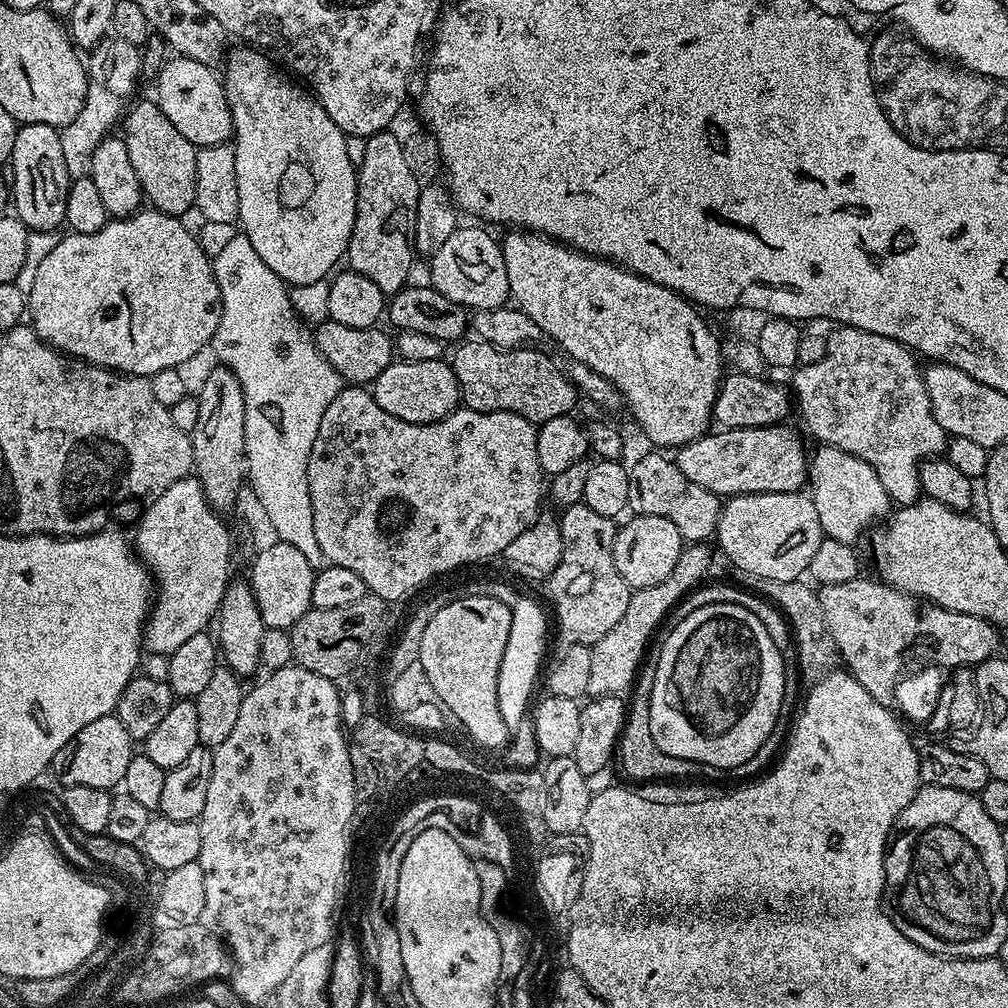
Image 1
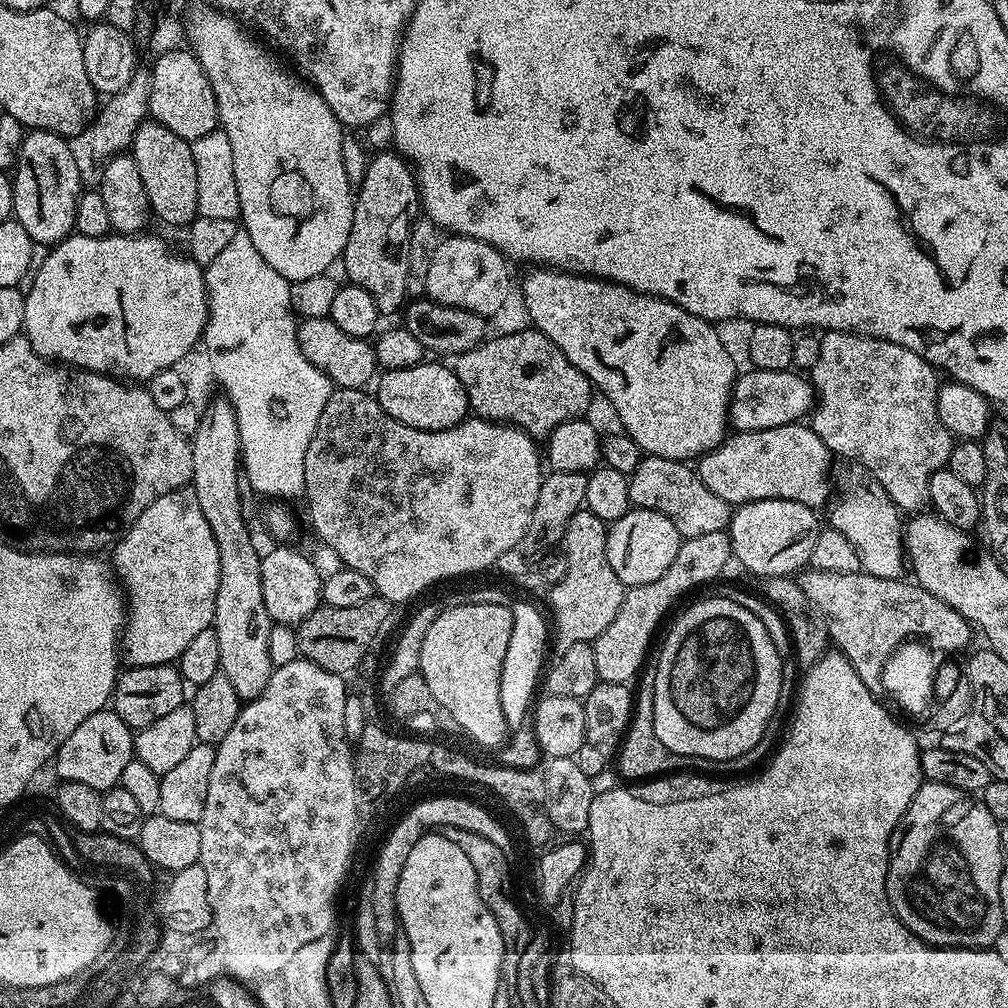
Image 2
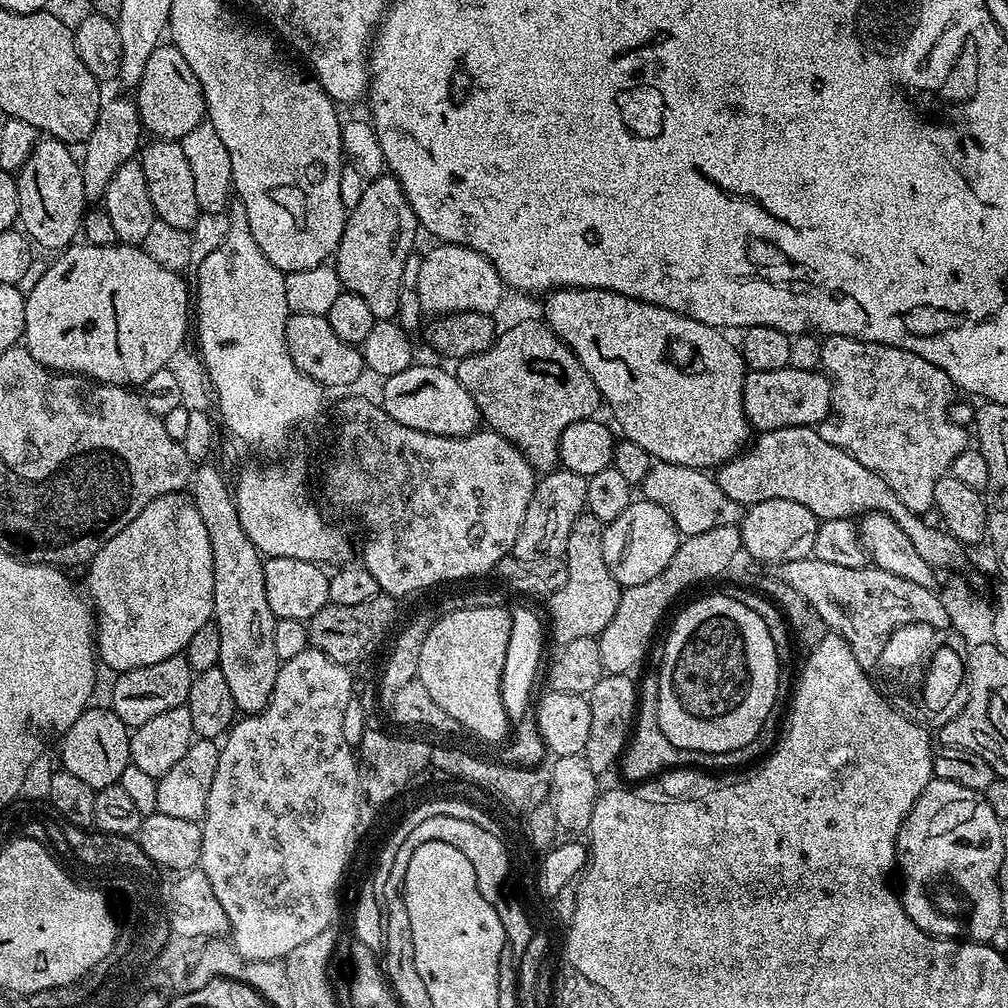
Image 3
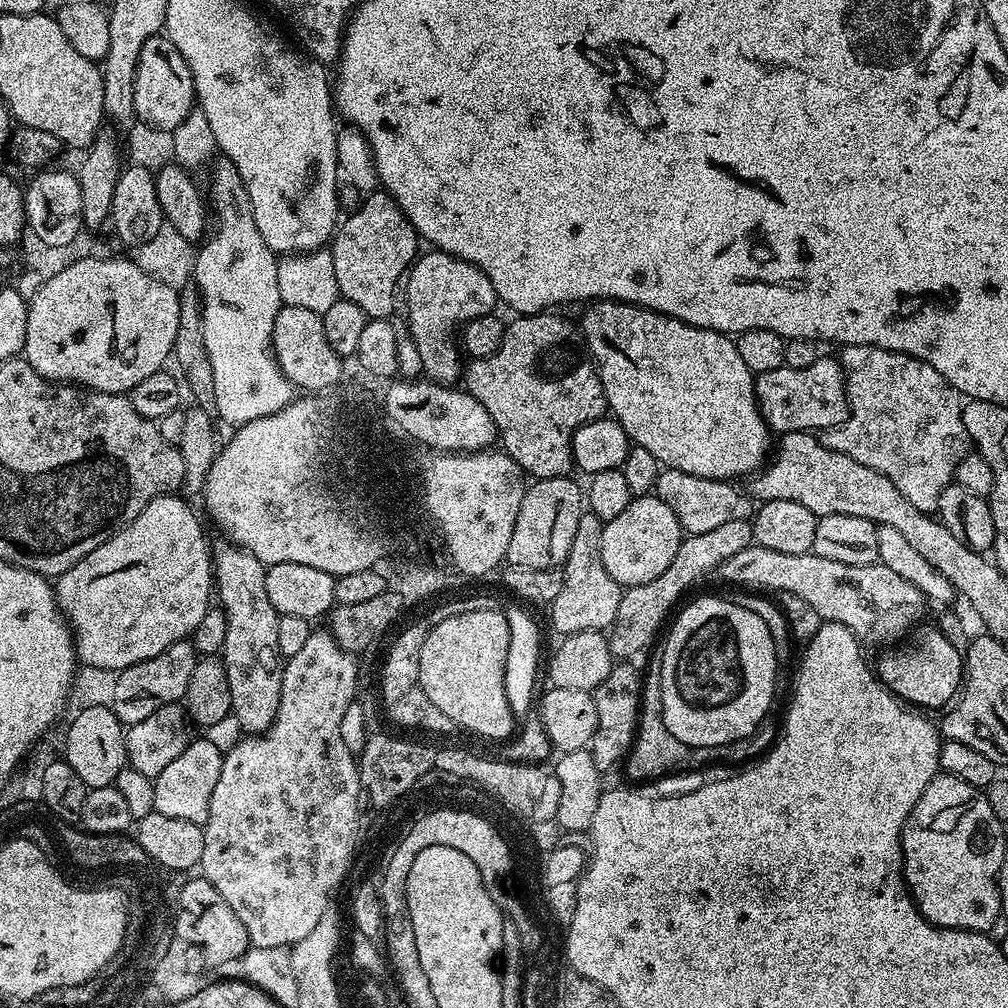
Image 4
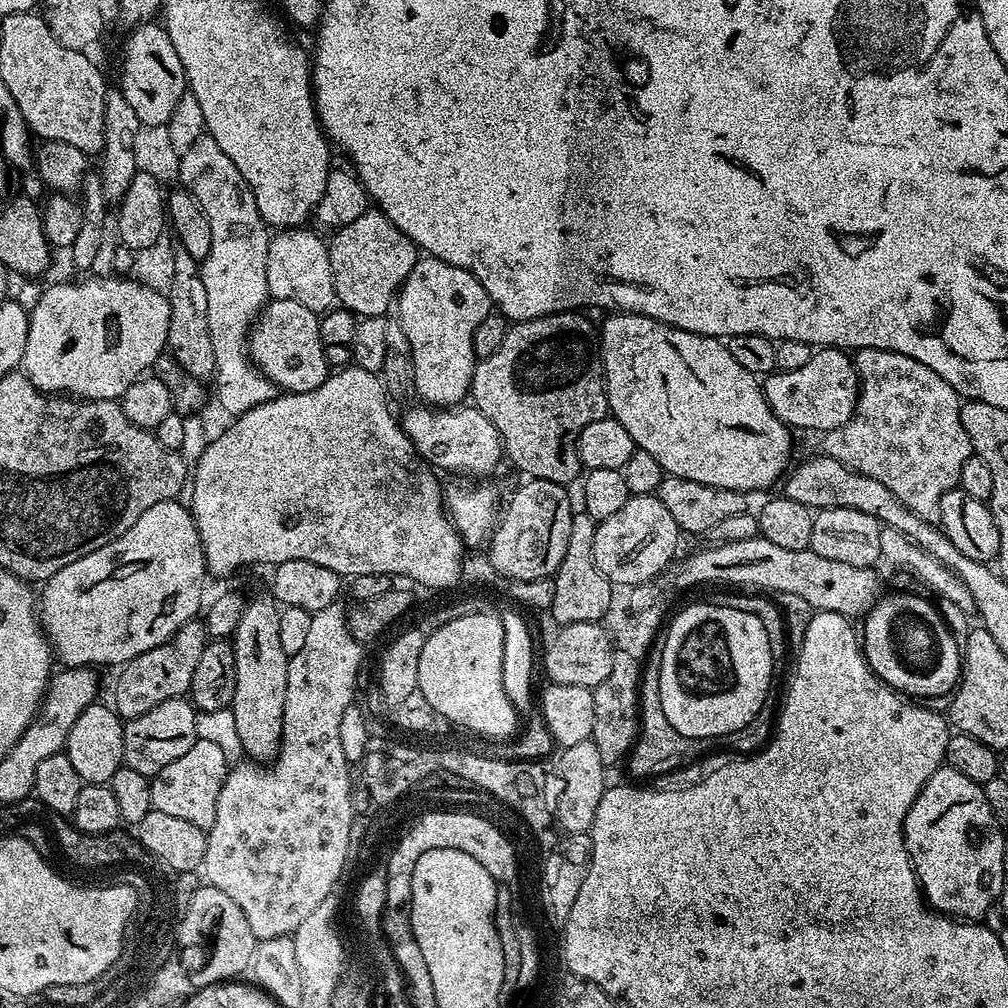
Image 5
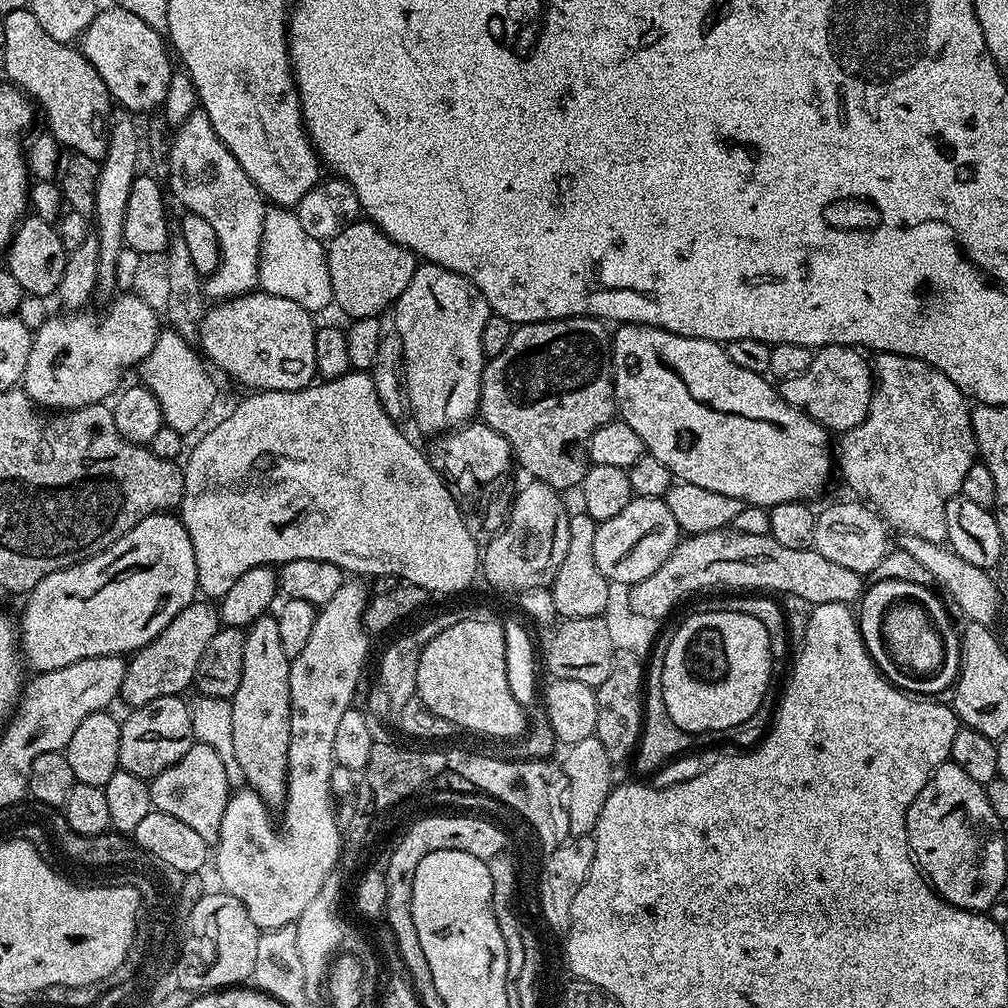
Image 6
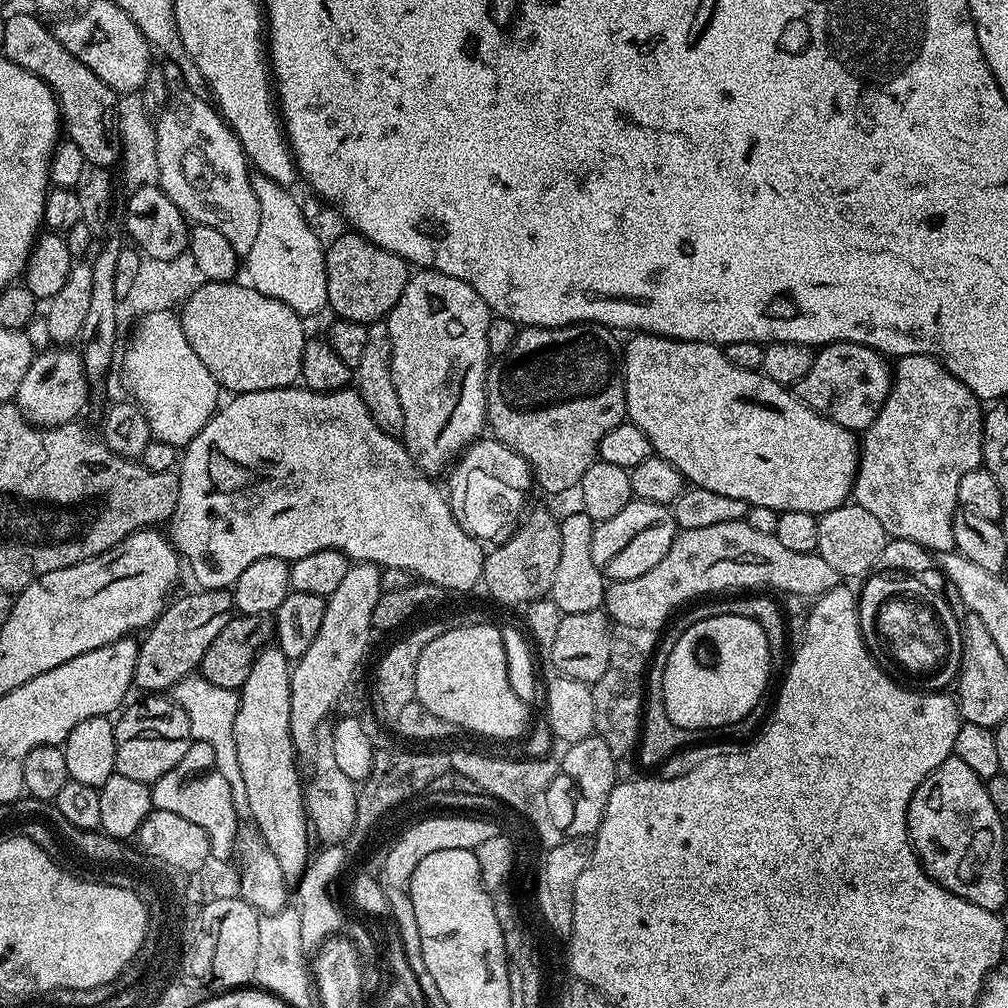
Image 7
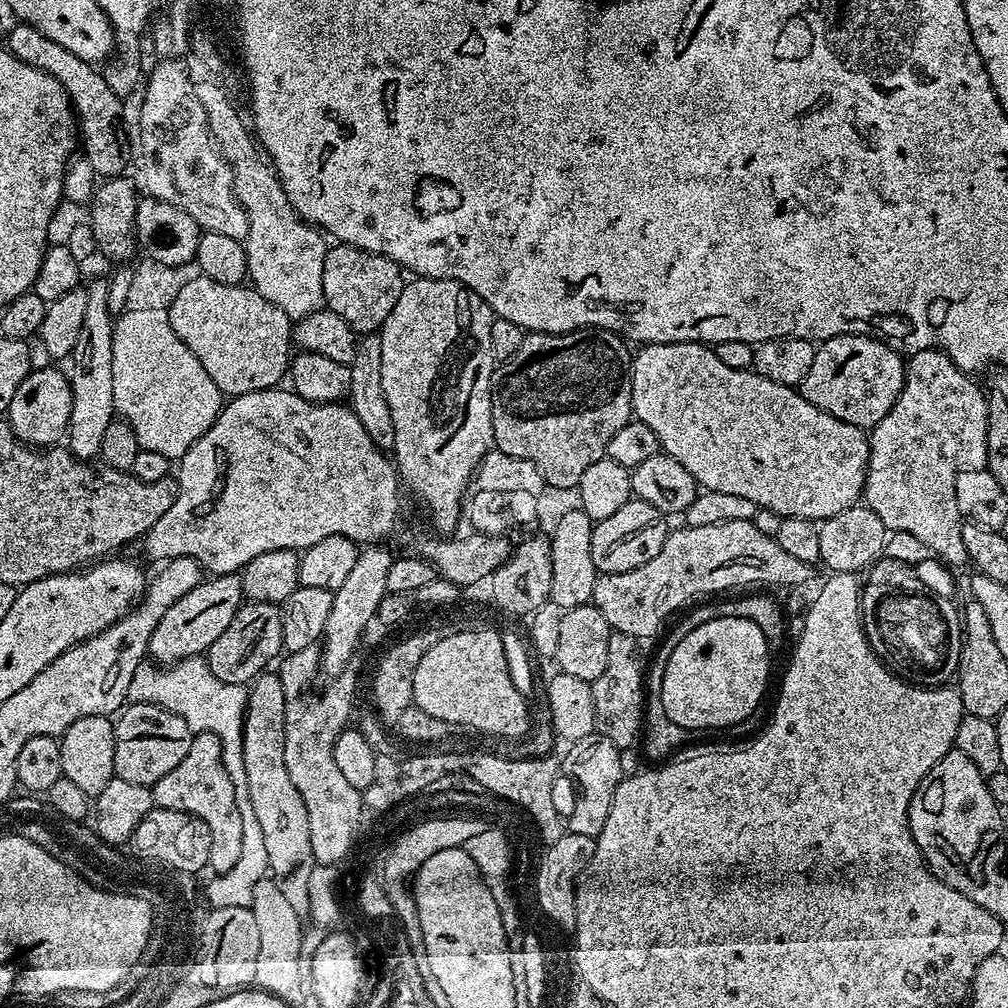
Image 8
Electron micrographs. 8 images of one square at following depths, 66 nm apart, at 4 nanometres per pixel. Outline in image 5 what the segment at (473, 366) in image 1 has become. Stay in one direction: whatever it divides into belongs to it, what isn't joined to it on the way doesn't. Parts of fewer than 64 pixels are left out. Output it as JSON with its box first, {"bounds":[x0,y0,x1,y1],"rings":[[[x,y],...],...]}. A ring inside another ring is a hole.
{"bounds":[471,310,609,486],"rings":[[[573,310],[513,323],[506,338],[502,338],[502,346],[498,346],[490,358],[480,360],[472,375],[471,403],[494,422],[494,430],[498,430],[504,444],[504,456],[512,459],[513,466],[521,468],[523,475],[533,480],[565,486],[572,486],[575,480],[577,483],[582,476],[582,465],[576,440],[590,422],[609,415],[598,328],[584,316],[587,315]]]}

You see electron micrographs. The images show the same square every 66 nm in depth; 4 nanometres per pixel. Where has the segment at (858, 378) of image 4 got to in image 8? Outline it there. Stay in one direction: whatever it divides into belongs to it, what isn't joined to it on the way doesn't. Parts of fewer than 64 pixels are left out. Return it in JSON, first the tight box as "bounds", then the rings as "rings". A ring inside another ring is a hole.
{"bounds":[862,348,988,570],"rings":[[[938,348],[913,352],[907,357],[902,394],[898,394],[890,414],[886,414],[886,418],[882,418],[882,422],[878,422],[870,432],[870,439],[868,441],[868,473],[866,474],[864,495],[862,497],[866,507],[874,510],[874,514],[878,514],[878,518],[882,518],[882,526],[886,526],[889,533],[901,531],[905,534],[914,534],[915,538],[918,538],[923,545],[930,548],[933,557],[952,570],[958,570],[963,564],[967,565],[970,560],[966,554],[966,546],[962,542],[964,524],[958,510],[958,502],[954,498],[954,482],[964,468],[983,468],[988,463],[988,398],[985,389],[981,385],[979,388],[972,380],[975,379],[969,373],[962,371],[958,366],[954,366],[954,362],[950,359],[948,353],[941,352]]]}

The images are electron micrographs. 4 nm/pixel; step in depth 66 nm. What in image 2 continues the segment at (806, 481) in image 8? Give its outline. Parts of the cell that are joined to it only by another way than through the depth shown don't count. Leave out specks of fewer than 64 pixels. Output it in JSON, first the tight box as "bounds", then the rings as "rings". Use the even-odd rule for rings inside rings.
{"bounds":[520,266,738,462],"rings":[[[543,266],[533,267],[525,272],[528,273],[524,276],[524,285],[521,286],[520,292],[524,295],[524,308],[528,311],[529,318],[532,319],[529,320],[531,327],[535,328],[537,332],[544,332],[546,338],[550,338],[550,342],[554,342],[554,346],[558,346],[558,350],[562,350],[562,354],[566,354],[566,358],[570,358],[570,362],[574,366],[578,366],[578,370],[582,370],[582,374],[586,374],[586,378],[599,395],[601,392],[602,395],[608,396],[617,418],[620,419],[619,427],[630,438],[634,438],[634,442],[638,442],[641,453],[692,462],[717,448],[729,435],[728,403],[732,401],[732,387],[736,385],[738,367],[736,368],[735,358],[728,353],[723,338],[712,329],[715,327],[709,321],[682,310],[682,306],[669,300],[663,300],[661,296],[647,296],[645,292],[636,292],[632,288],[614,284],[610,280],[597,280]]]}

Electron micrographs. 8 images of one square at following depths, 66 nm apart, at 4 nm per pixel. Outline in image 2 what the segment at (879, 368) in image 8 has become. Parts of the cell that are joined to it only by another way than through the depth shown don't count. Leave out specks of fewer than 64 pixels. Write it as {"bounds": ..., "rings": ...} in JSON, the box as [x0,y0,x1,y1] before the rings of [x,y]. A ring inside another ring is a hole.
{"bounds":[728,368,818,432],"rings":[[[752,368],[747,371],[737,375],[736,385],[732,387],[732,401],[728,403],[728,418],[736,432],[770,430],[774,426],[795,424],[813,411],[818,397],[807,375],[796,370],[775,372]]]}

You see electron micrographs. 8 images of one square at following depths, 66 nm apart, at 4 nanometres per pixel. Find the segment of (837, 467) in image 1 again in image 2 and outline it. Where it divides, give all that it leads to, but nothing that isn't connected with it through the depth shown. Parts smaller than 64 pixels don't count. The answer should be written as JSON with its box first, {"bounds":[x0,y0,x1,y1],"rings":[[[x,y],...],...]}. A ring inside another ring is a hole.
{"bounds":[830,471,906,579],"rings":[[[855,471],[848,476],[844,497],[840,501],[837,499],[831,505],[833,508],[830,526],[838,530],[838,534],[845,535],[850,541],[850,546],[858,550],[858,562],[863,571],[868,572],[874,578],[901,579],[906,572],[906,549],[902,520],[900,524],[901,513],[896,503],[883,492],[879,484],[869,482],[870,477],[867,472]]]}

